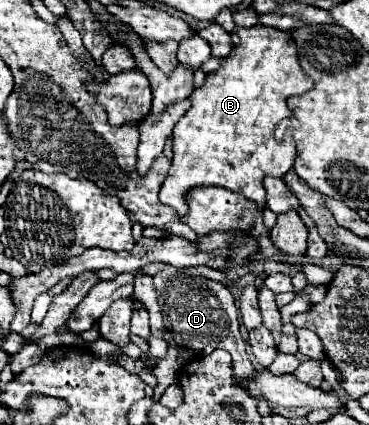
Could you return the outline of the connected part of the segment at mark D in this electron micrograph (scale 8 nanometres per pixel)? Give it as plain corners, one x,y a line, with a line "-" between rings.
169,266
161,274
153,276
153,286
161,306
163,324
171,332
175,342
203,354
209,354
215,348
227,350
233,356
233,376
239,382
255,378
257,370
245,352
245,342
239,332
237,306
233,294
227,290
223,282
215,282
205,276
183,274
181,270

